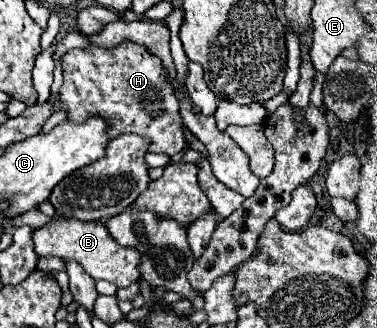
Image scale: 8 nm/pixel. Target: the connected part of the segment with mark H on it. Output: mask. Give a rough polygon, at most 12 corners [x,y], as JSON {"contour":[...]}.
{"contour":[[126,40],[62,58],[68,120],[186,146],[162,62]]}

